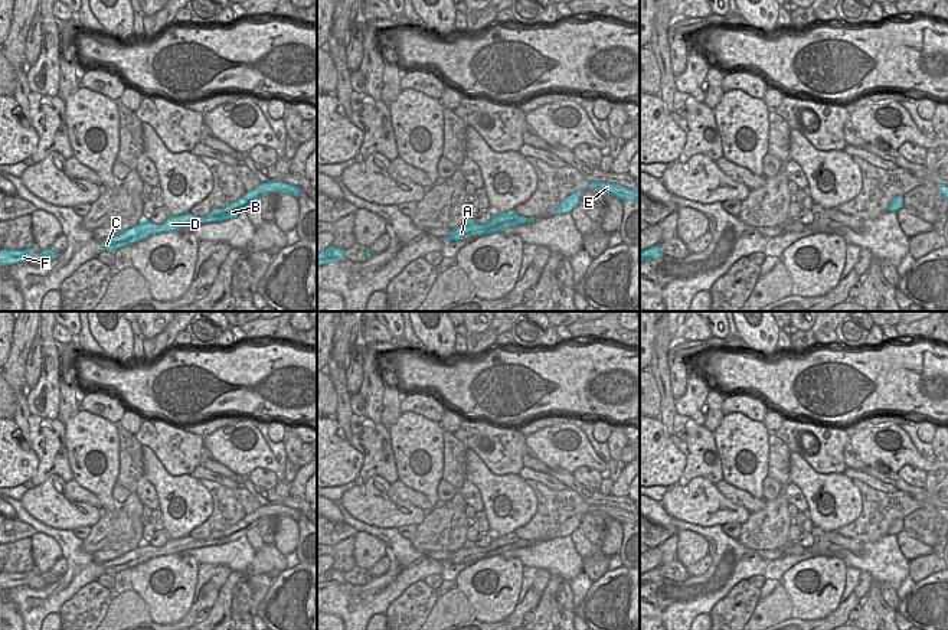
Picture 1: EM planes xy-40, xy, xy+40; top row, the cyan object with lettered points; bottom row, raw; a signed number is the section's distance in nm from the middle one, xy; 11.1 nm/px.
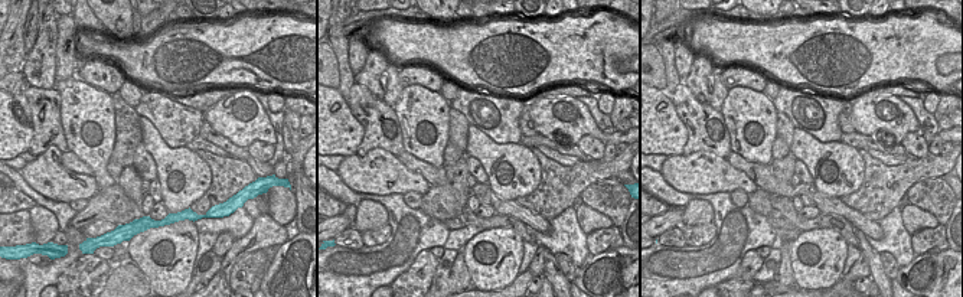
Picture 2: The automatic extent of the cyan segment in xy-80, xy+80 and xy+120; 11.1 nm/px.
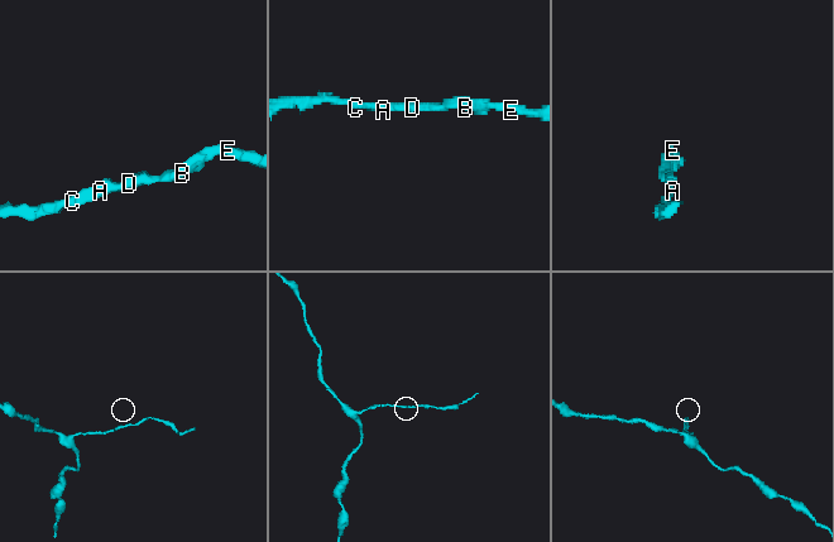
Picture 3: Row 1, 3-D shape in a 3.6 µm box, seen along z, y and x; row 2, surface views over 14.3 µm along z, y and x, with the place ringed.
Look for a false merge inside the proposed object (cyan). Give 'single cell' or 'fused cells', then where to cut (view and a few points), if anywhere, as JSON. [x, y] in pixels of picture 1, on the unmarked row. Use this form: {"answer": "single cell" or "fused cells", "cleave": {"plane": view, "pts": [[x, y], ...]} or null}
{"answer": "single cell", "cleave": null}

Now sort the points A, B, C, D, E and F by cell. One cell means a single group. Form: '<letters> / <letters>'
A B C D E F

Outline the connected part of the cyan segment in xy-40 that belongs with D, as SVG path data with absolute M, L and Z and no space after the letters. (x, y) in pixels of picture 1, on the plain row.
M267 505L258 507L255 512L245 516L238 523L232 525L223 532L215 532L207 539L194 539L190 535L179 539L169 539L167 544L161 548L151 546L150 542L143 542L138 548L121 554L115 559L107 561L102 564L102 574L115 575L117 572L133 568L138 564L147 562L151 558L180 554L186 549L196 549L202 546L223 545L232 541L236 541L241 536L256 526L258 520L264 516L287 516L298 522L303 513L288 506L281 505Z

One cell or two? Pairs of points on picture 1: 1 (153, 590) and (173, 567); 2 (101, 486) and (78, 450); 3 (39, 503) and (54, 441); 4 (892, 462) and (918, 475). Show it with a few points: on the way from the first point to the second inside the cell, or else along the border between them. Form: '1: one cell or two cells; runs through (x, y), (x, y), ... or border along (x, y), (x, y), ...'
1: one cell; runs through (159, 584), (170, 573)
2: one cell; runs through (94, 477), (88, 472), (84, 459)
3: two cells; border along (65, 480), (51, 475), (33, 486)
4: two cells; border along (896, 472), (906, 464), (912, 464), (925, 473)

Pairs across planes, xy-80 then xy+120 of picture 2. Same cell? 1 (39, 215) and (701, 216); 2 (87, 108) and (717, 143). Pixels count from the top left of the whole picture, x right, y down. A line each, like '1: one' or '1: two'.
1: one
2: two

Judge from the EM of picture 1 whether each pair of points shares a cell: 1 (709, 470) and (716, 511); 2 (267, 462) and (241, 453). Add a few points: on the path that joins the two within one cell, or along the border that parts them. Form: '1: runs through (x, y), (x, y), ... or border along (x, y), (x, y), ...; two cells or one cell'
1: border along (677, 483), (706, 477), (715, 485); two cells
2: runs through (261, 456), (247, 453); one cell

